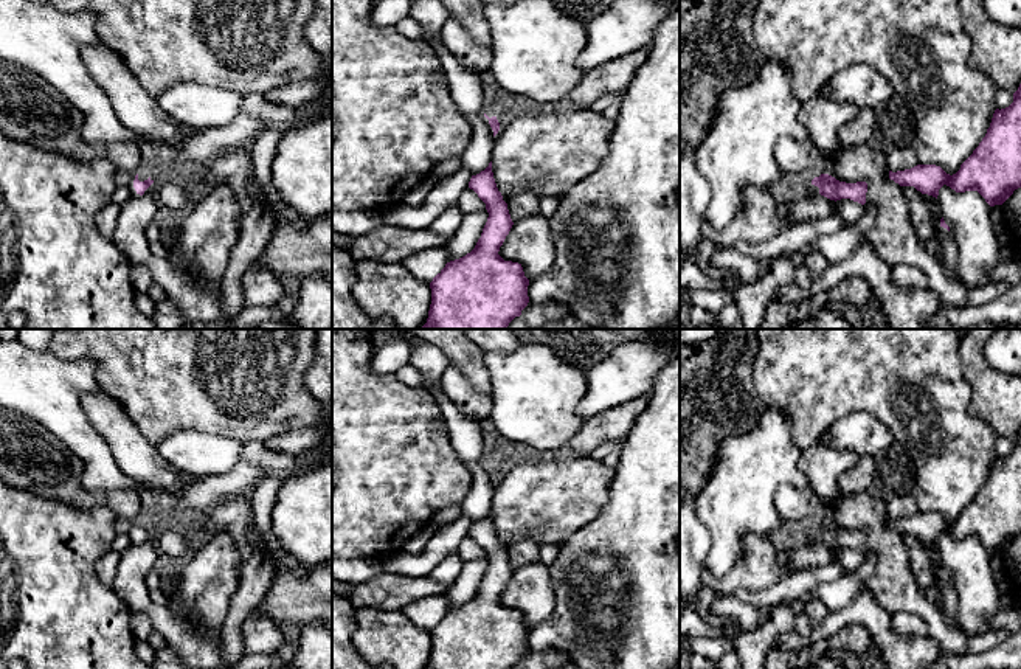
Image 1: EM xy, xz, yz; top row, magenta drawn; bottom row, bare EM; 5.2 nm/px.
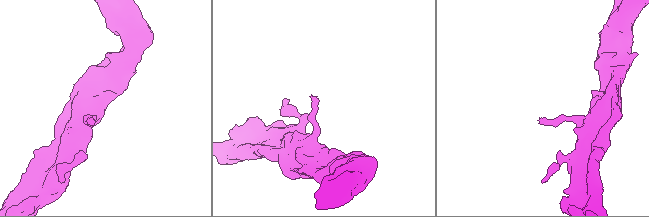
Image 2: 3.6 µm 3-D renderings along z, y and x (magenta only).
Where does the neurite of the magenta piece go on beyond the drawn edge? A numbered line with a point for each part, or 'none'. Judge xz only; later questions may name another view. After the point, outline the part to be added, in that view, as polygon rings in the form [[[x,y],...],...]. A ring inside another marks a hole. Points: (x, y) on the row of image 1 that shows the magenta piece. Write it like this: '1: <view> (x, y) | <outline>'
none

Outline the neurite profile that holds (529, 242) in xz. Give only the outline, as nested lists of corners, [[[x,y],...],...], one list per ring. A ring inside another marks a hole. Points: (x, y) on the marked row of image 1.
[[[532,214],[514,222],[498,255],[504,261],[518,262],[529,281],[546,273],[554,264],[554,244],[548,219]]]

